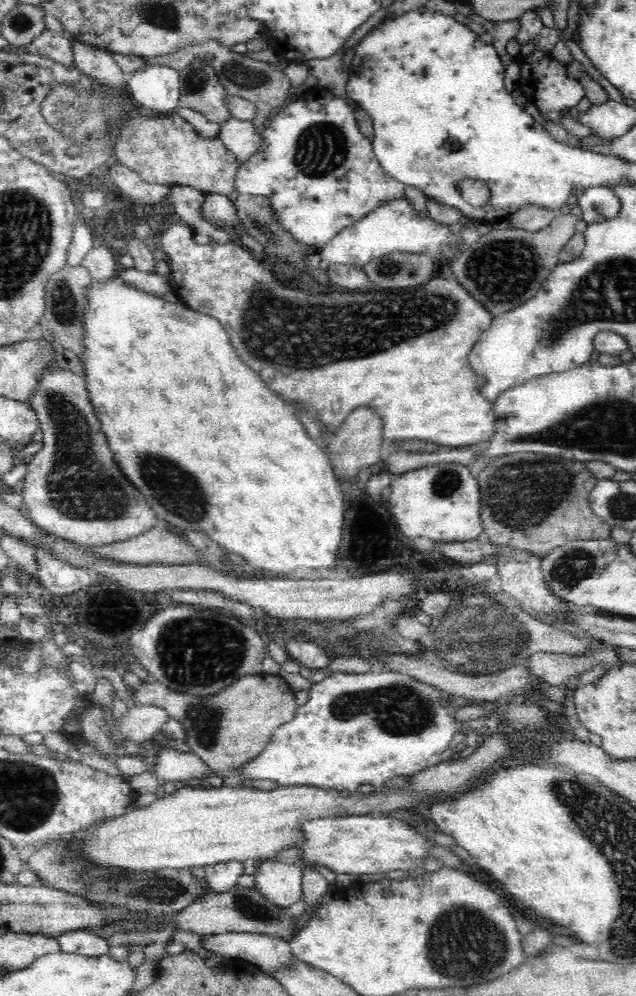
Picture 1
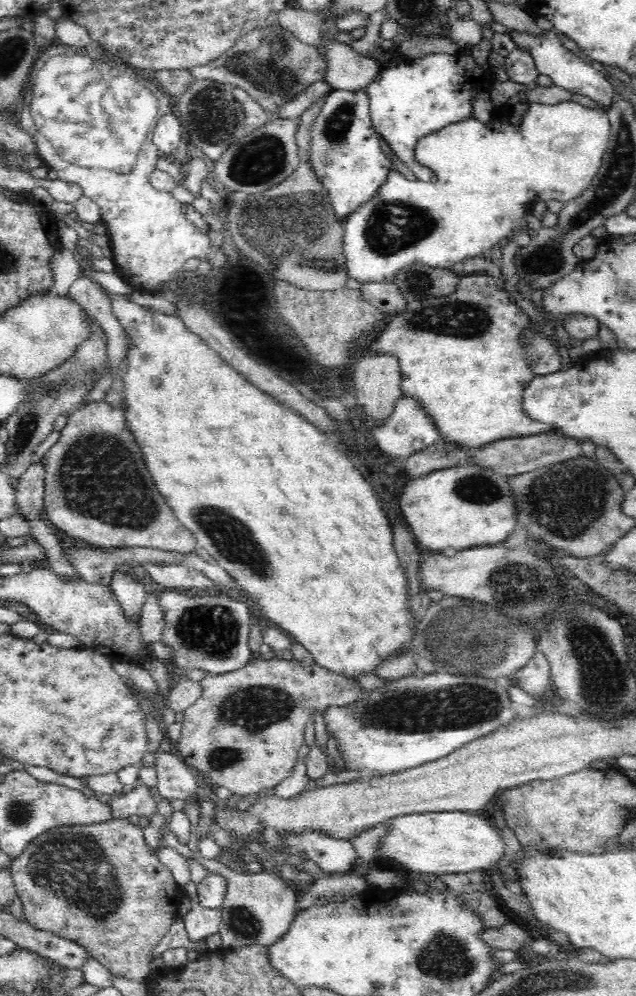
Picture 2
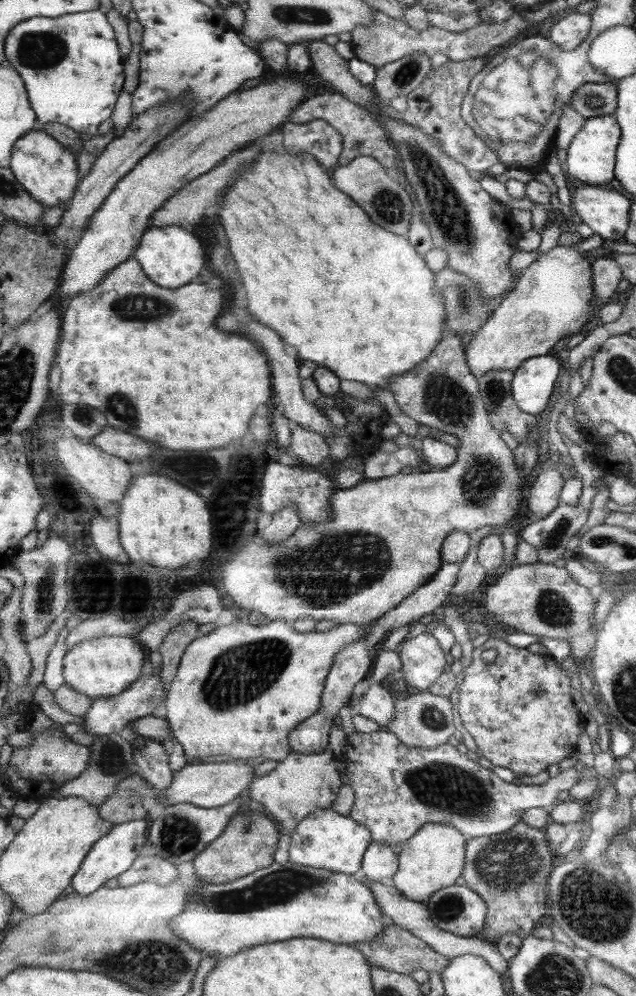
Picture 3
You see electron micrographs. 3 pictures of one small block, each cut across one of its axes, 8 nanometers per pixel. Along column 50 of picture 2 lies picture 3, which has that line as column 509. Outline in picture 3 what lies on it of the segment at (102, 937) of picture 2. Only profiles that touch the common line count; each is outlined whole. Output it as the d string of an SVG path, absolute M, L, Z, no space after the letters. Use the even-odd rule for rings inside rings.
M522 821L503 833L466 840L465 865L461 875L466 880L465 885L486 903L487 915L480 930L484 938L498 938L508 932L517 934L521 939L532 935L535 927L541 925L548 914L548 877L557 861L543 830L532 828Z

